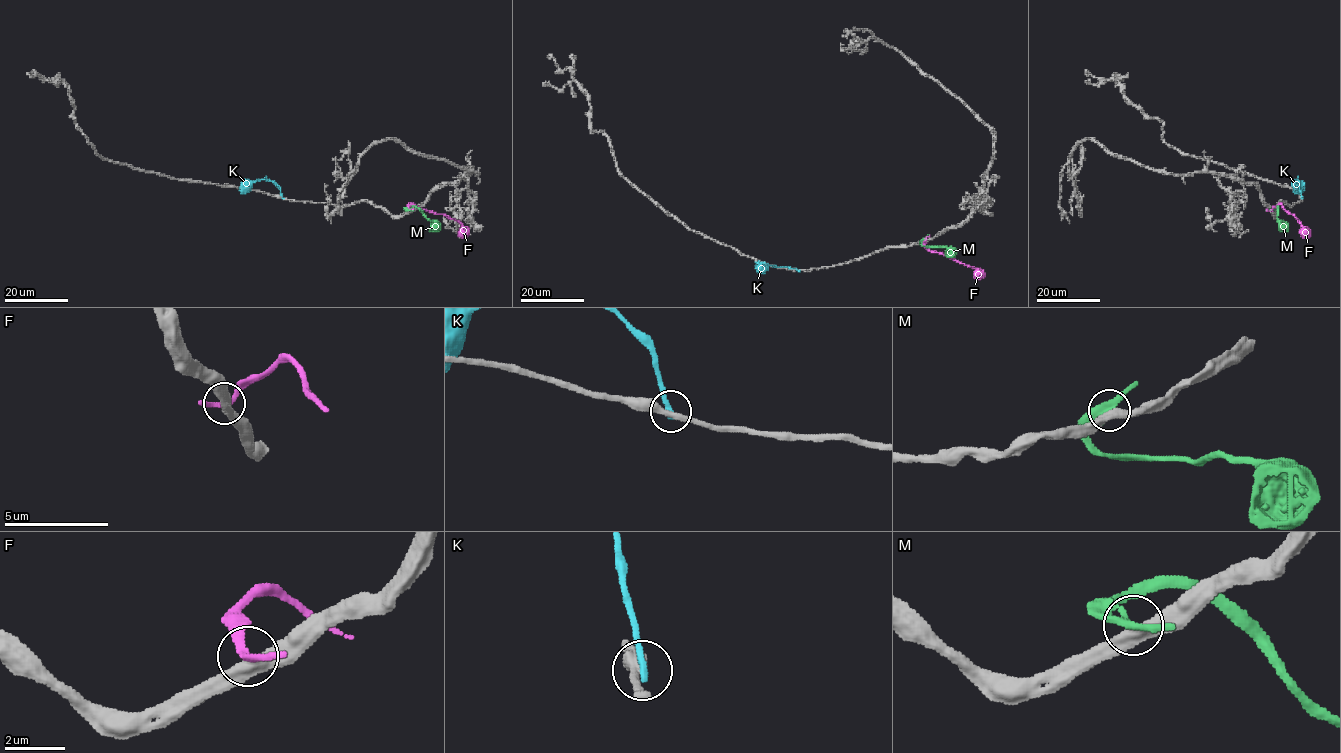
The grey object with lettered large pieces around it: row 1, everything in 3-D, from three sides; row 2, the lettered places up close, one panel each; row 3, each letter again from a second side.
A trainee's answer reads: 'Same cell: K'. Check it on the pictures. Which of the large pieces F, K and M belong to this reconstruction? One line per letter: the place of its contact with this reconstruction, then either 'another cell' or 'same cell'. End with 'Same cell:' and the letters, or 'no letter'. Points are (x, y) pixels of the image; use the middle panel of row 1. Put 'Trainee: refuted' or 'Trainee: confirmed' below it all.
F: meets grey at (925, 239); another cell
K: meets grey at (798, 270); another cell
M: meets grey at (925, 239); another cell
Same cell: no letter
Trainee: refuted

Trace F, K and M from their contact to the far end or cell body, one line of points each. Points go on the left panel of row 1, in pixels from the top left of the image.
F: (409, 210), (408, 205), (412, 204), (456, 220), (464, 228), (464, 237)
K: (282, 197), (280, 189), (265, 179), (254, 180), (240, 192)
M: (409, 210), (406, 208), (415, 206), (439, 230)

